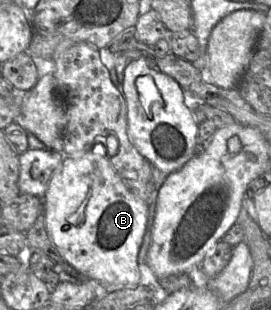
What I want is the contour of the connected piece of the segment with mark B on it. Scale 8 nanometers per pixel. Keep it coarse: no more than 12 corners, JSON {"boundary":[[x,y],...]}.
{"boundary":[[102,137],[43,205],[63,257],[107,291],[139,283],[149,205]]}

